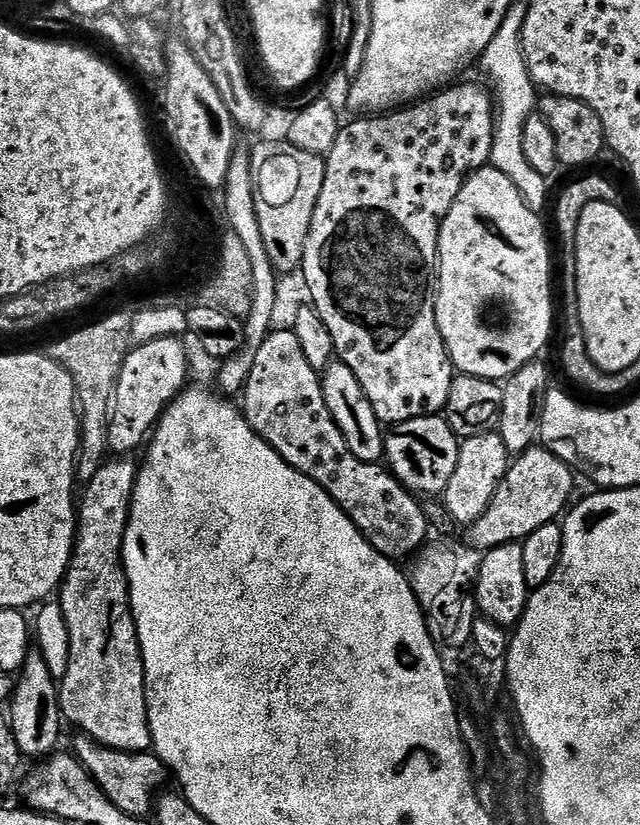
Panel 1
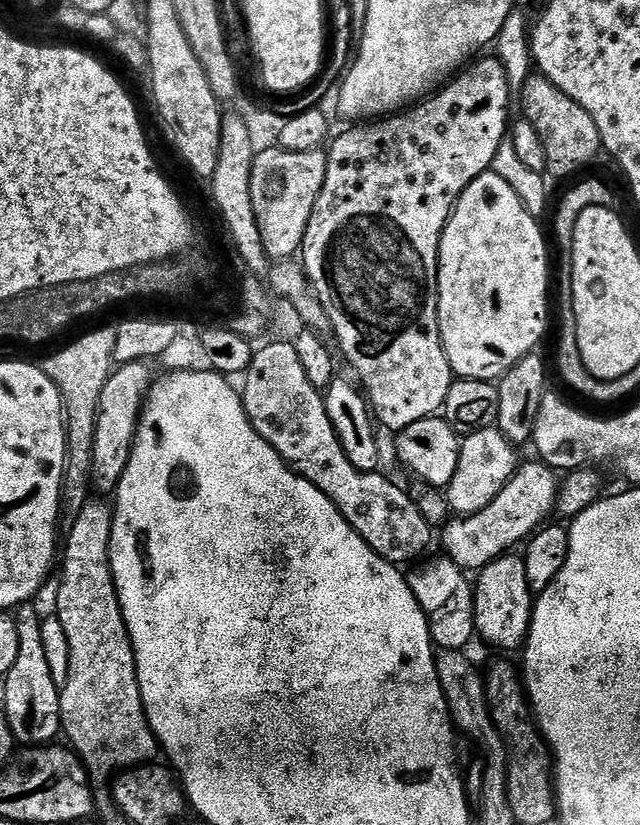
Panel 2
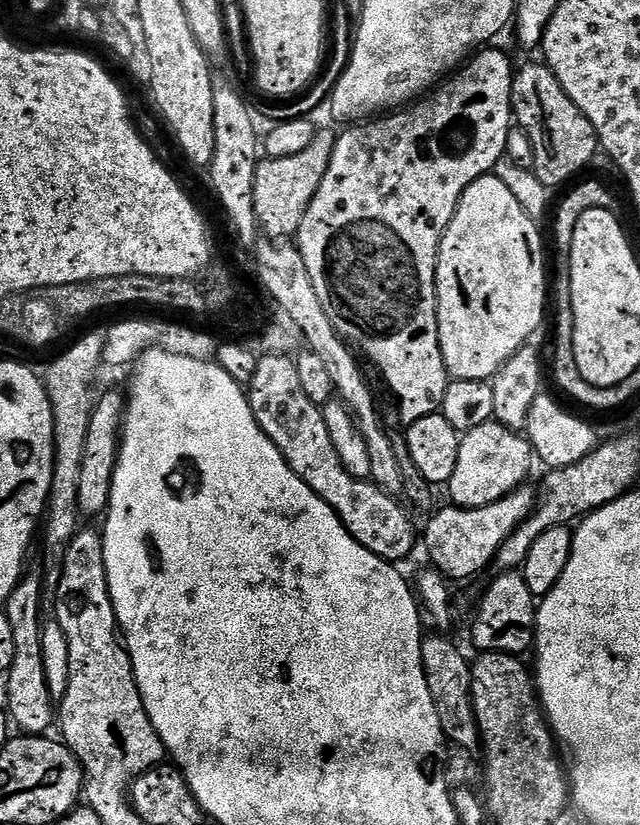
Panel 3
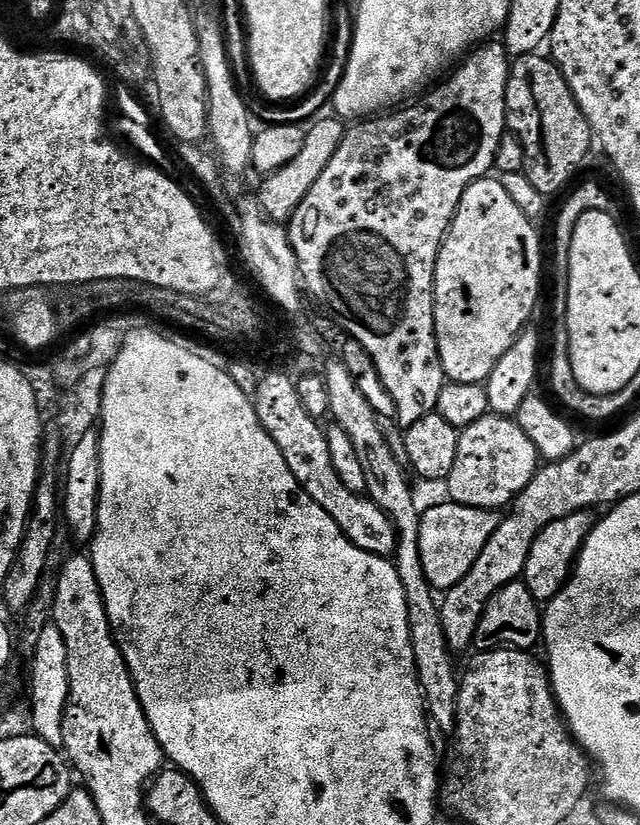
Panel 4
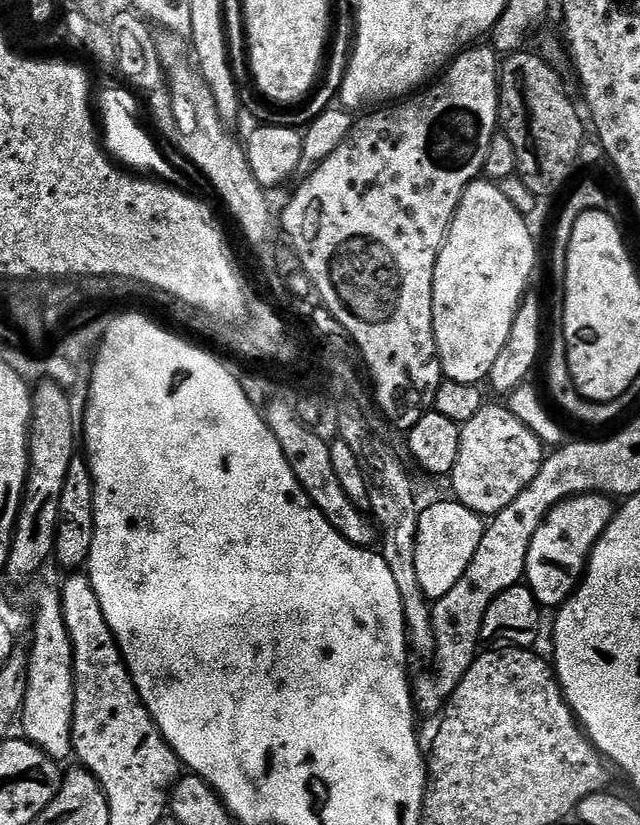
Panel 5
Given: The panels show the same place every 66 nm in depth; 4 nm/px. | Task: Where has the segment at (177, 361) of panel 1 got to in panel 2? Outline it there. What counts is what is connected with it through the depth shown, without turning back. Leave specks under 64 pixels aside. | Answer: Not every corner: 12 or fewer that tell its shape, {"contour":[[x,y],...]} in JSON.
{"contour":[[151,363],[119,365],[102,386],[91,487],[115,493],[130,462]]}

